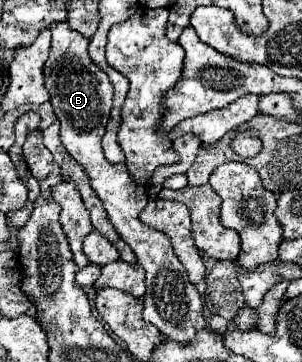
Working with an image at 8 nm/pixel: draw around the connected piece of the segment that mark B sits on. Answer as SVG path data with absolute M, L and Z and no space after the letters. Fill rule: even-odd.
M53 23L49 29L51 29L51 53L43 73L45 73L45 85L51 95L55 115L61 123L61 133L59 133L61 143L67 149L67 153L77 163L83 165L85 173L89 175L91 189L101 199L109 215L109 221L113 223L121 239L133 249L137 263L147 271L143 319L153 323L161 331L161 335L171 337L179 343L189 343L193 335L205 327L205 319L201 315L201 297L195 285L189 283L187 271L177 259L177 255L173 253L169 237L139 221L139 213L145 209L149 201L145 187L133 183L125 165L109 163L101 151L101 137L105 133L105 125L109 121L109 111L111 111L113 85L109 77L97 65L93 65L87 53L89 39L81 37L67 23Z

